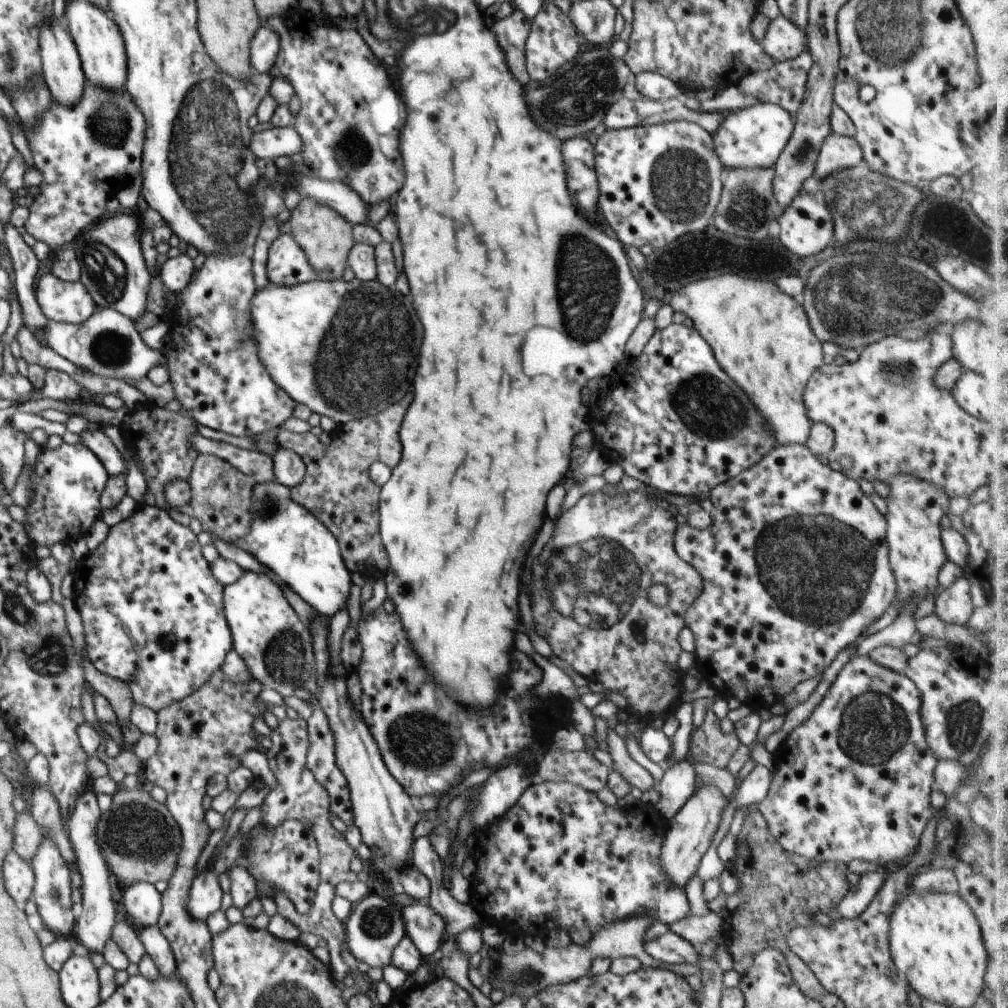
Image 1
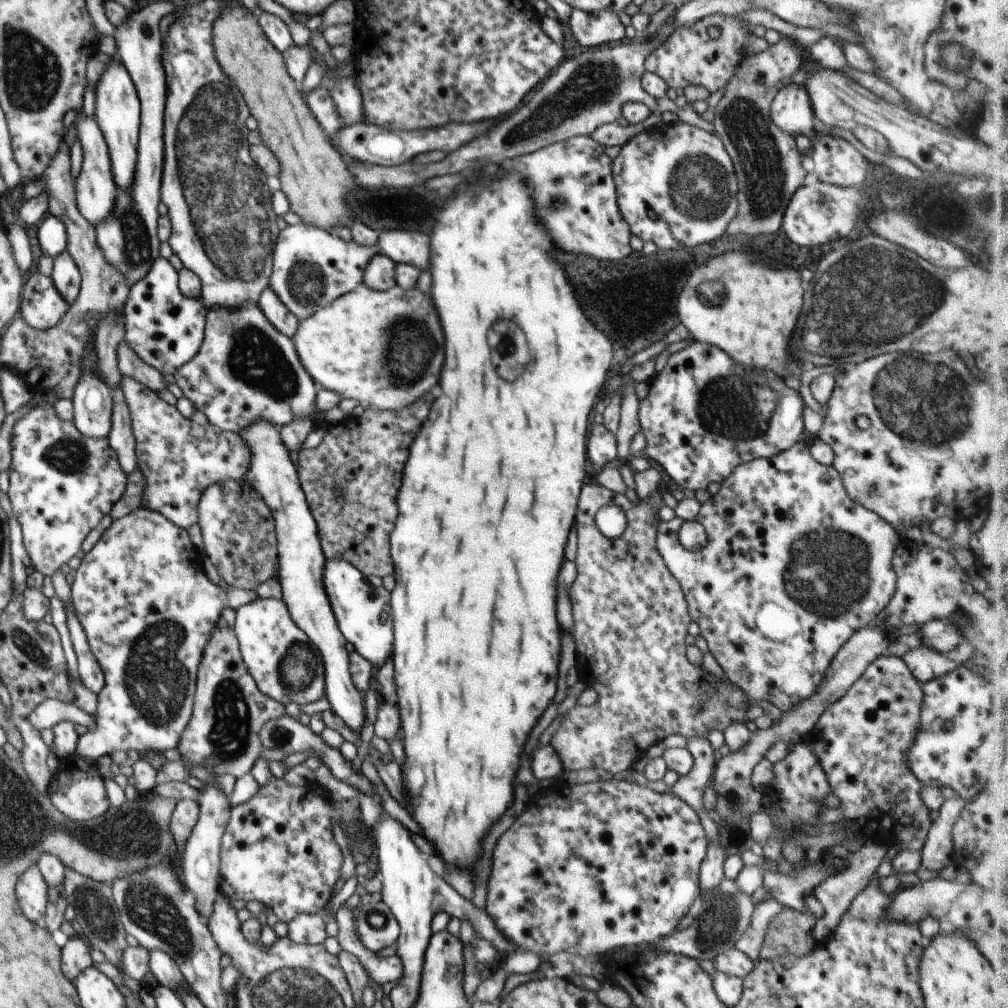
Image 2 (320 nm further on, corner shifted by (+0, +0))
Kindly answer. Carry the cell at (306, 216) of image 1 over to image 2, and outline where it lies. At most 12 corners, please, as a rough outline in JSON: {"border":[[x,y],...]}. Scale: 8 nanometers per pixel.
{"border":[[226,8],[215,59],[302,222],[354,220],[354,176],[258,18]]}

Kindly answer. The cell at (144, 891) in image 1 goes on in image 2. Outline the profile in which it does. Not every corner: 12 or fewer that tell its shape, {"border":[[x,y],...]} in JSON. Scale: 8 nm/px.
{"border":[[149,953],[149,967],[158,984],[191,990],[186,977],[168,953]]}

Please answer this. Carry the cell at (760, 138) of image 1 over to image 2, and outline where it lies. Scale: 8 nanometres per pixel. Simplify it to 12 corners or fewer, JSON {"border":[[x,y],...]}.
{"border":[[786,83],[771,104],[774,124],[811,136],[814,115],[805,85]]}

